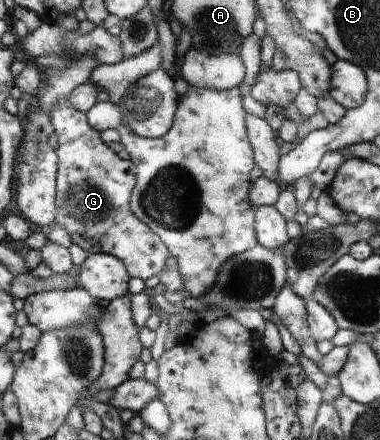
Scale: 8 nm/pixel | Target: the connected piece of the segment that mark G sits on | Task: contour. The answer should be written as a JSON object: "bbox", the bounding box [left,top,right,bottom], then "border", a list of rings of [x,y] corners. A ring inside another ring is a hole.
{"bbox":[49,97,169,281],"border":[[[69,97],[58,100],[52,111],[49,113],[51,122],[58,136],[58,169],[56,178],[56,209],[55,223],[59,227],[66,229],[72,243],[77,243],[83,250],[90,254],[108,254],[116,256],[126,265],[127,271],[133,278],[140,278],[142,281],[159,276],[166,269],[166,259],[168,259],[169,249],[167,244],[160,239],[156,232],[142,223],[132,213],[130,201],[134,193],[136,176],[136,166],[133,161],[120,159],[110,147],[106,147],[100,139],[100,133],[88,123],[87,115],[76,109]]]}

